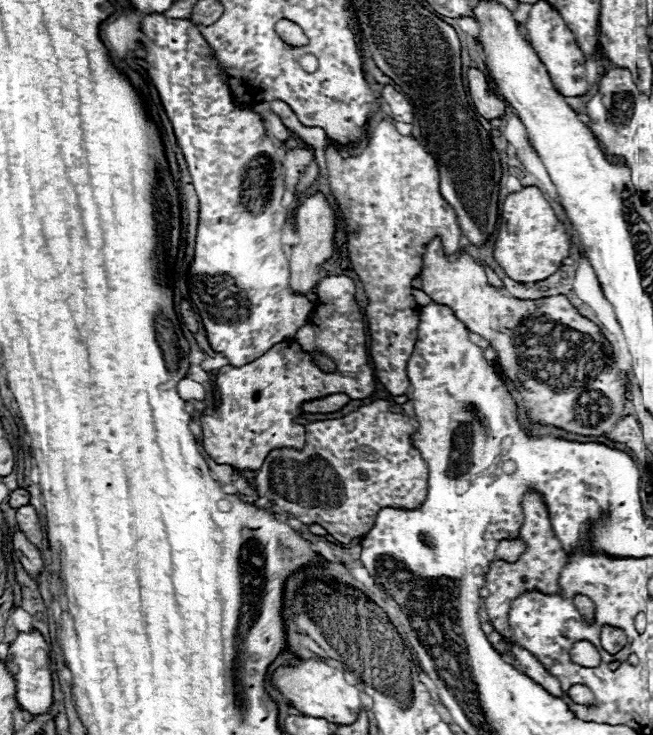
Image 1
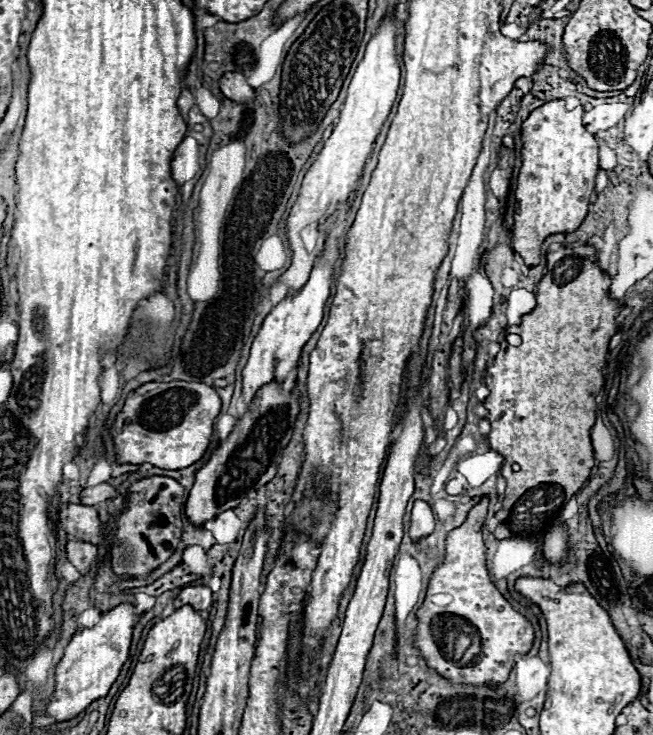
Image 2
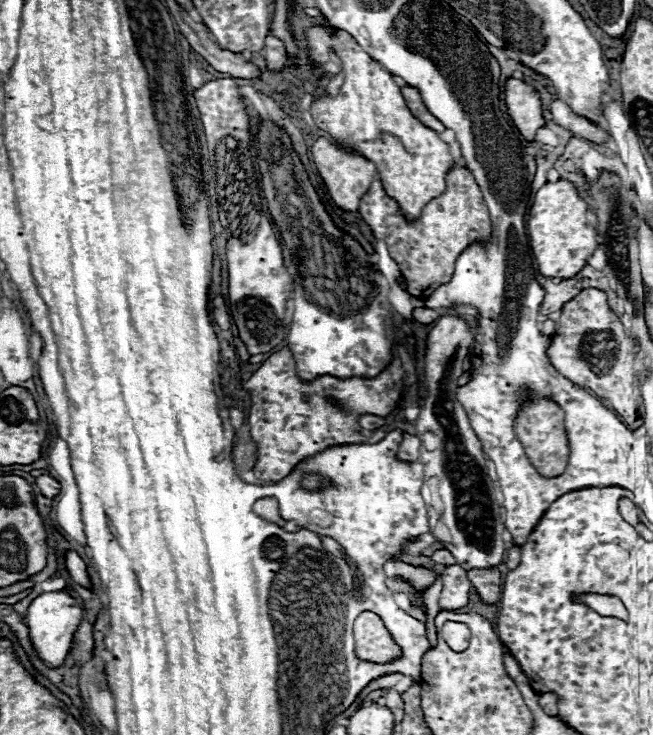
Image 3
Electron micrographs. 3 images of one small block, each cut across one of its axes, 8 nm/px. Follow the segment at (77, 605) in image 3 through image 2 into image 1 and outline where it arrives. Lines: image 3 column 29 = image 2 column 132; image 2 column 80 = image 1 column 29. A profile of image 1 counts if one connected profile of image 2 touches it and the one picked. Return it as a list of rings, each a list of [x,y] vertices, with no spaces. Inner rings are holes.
[[[38,630],[18,632],[14,642],[10,644],[10,652],[4,664],[16,682],[16,702],[30,714],[44,714],[52,706],[52,692],[54,692],[50,670],[50,646],[44,640],[44,636]]]

